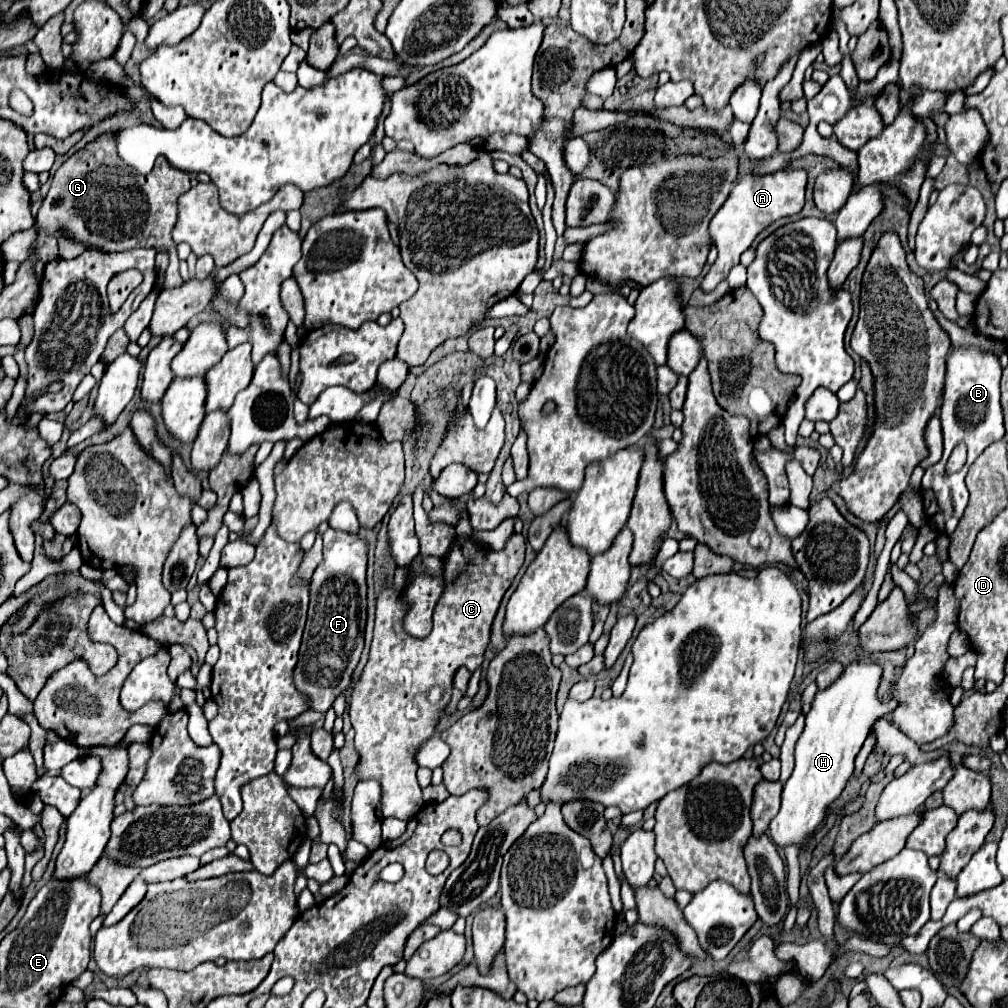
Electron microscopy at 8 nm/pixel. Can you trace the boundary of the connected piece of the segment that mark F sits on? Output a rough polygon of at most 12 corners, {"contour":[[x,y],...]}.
{"contour":[[322,533],[296,689],[328,711],[364,649],[368,543]]}

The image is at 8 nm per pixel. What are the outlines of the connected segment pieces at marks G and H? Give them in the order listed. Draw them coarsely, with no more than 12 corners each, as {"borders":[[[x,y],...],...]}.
{"borders":[[[102,135],[52,177],[36,227],[170,253],[186,171],[134,173]],[[882,667],[818,691],[768,835],[806,845],[876,719]]]}

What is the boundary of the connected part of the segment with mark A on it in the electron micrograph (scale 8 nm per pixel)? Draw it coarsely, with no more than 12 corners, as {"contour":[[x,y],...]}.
{"contour":[[806,171],[746,175],[710,221],[718,259],[728,277],[756,235],[804,207]]}

